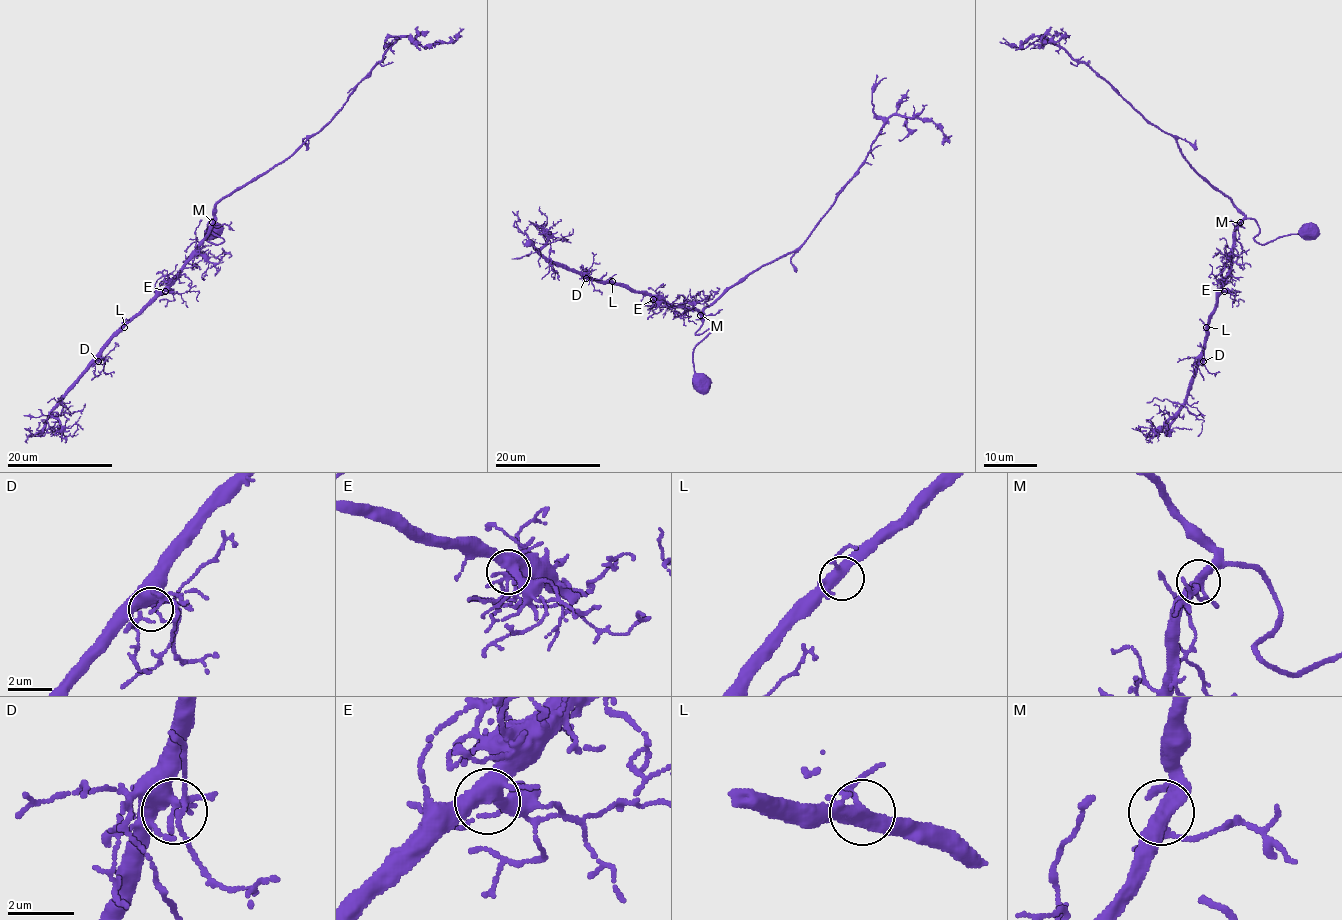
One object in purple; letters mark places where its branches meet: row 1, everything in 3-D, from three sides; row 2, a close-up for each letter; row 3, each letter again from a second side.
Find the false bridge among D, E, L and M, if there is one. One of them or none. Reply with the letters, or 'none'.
none

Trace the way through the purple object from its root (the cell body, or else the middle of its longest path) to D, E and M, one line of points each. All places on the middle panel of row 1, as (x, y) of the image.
D: (700, 385), (693, 350), (712, 330), (696, 334), (702, 323), (697, 311), (586, 278)
E: (700, 385), (694, 379), (693, 350), (712, 330), (696, 334), (702, 323), (697, 311), (675, 308), (653, 299)
M: (700, 385), (694, 379), (693, 350), (712, 330), (696, 334), (702, 323), (700, 315)

